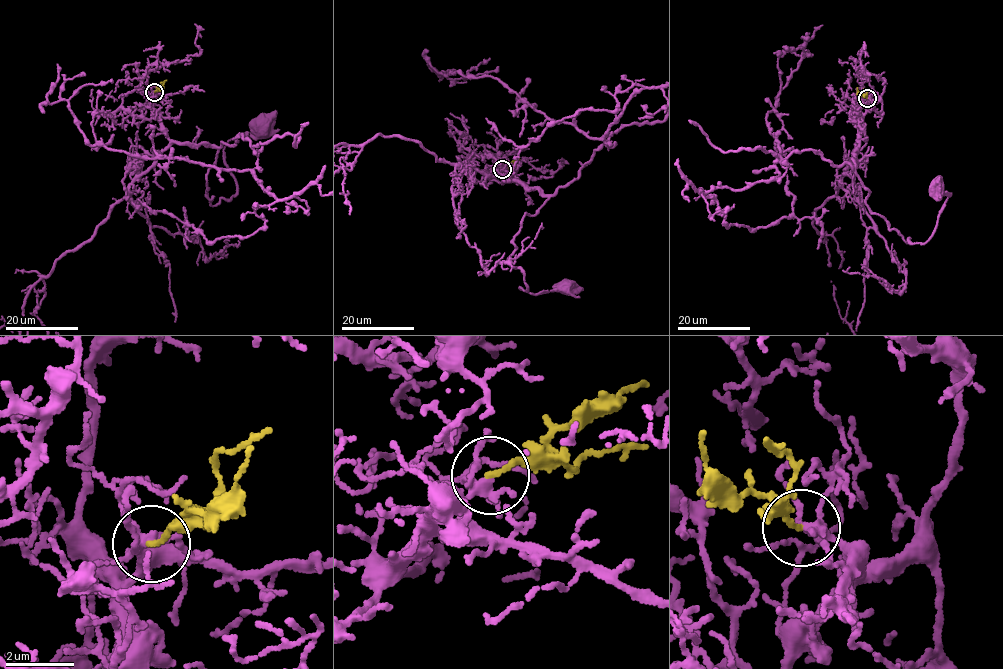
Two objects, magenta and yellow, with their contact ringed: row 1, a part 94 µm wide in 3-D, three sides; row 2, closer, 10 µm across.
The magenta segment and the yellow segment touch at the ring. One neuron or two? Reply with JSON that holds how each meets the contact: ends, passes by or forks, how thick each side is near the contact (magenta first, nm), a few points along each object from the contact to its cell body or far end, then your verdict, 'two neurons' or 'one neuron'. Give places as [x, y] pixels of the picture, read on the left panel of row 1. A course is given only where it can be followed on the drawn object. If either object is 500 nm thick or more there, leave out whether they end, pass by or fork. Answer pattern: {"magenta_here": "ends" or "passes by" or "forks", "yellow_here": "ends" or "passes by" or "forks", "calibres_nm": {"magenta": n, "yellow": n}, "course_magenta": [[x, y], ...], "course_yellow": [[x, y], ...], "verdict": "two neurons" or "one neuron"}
{"magenta_here": "forks", "yellow_here": "ends", "calibres_nm": {"magenta": 200, "yellow": 140}, "course_magenta": [[154, 92], [154, 111], [169, 139], [217, 149], [206, 183], [211, 205], [237, 188], [224, 147], [261, 128]], "course_yellow": [[154, 92], [166, 79]], "verdict": "one neuron"}

